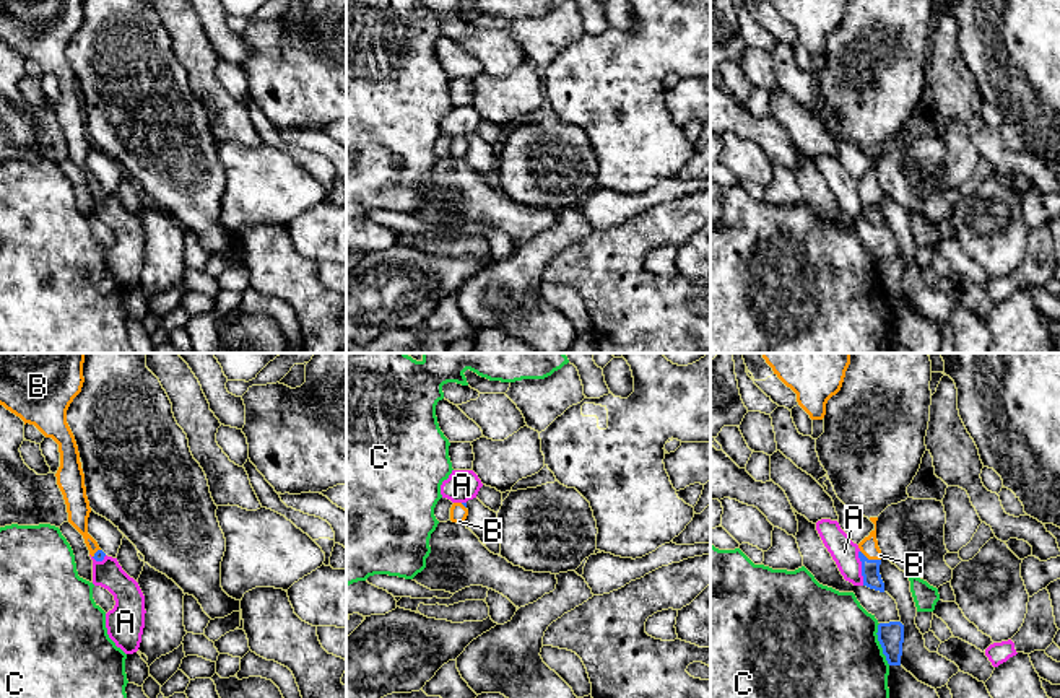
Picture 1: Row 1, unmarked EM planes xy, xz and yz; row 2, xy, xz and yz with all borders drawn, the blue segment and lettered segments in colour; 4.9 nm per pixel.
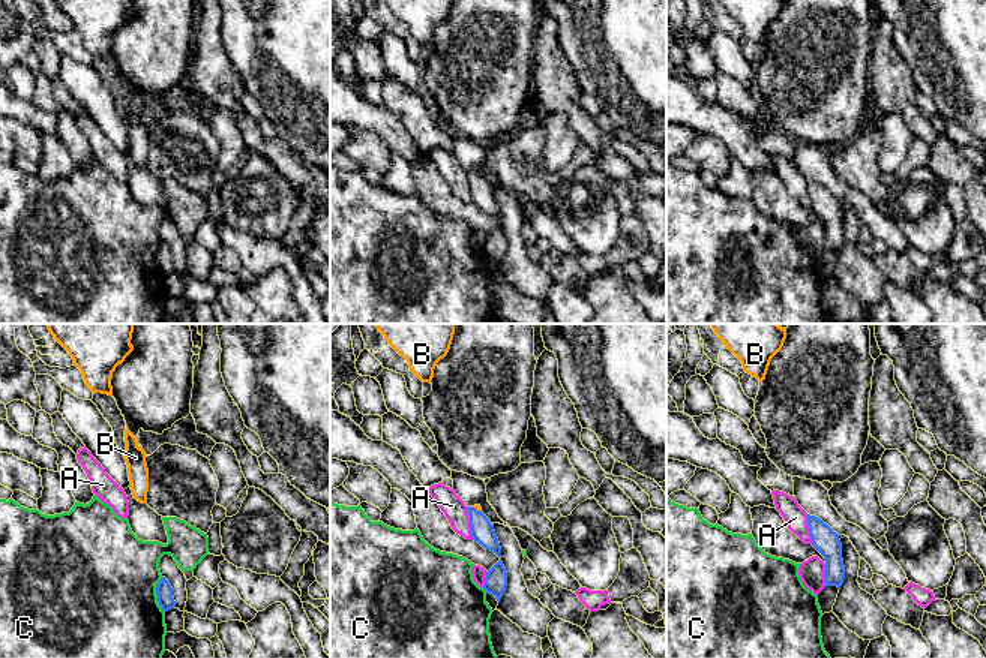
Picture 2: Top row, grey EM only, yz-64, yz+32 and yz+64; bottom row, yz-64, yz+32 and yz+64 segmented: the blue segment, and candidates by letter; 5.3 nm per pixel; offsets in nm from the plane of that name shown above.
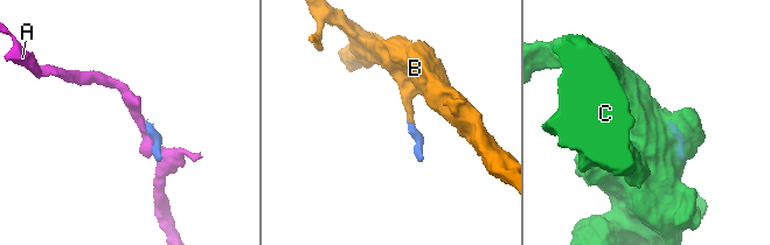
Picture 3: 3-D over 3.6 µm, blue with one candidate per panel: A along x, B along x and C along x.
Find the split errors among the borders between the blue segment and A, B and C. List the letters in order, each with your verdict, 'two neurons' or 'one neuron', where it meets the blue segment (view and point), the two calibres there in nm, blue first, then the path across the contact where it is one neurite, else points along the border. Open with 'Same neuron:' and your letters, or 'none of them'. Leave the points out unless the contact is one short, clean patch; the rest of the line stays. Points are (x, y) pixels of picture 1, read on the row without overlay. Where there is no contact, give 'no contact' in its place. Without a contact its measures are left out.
Same neuron: B
A: two neurons | yz (862, 204) | 100/140 nm | along yz (859, 186), (864, 220)
B: one neuron | yz (870, 196) | 100/90 nm | across yz (870, 204), (870, 196), (868, 181)
C: two neurons | yz (880, 279) | 130/500 nm | along yz (878, 259), (878, 279), (890, 300)

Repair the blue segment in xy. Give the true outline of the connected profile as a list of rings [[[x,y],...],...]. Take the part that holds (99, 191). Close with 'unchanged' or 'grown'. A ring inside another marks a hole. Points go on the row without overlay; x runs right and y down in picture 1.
[[[0,0],[0,41],[59,80],[60,103],[55,112],[68,158],[83,171],[89,190],[102,197],[106,189],[88,169],[91,143],[85,109],[67,59],[67,46],[81,28],[83,18],[83,0]]]; grown

